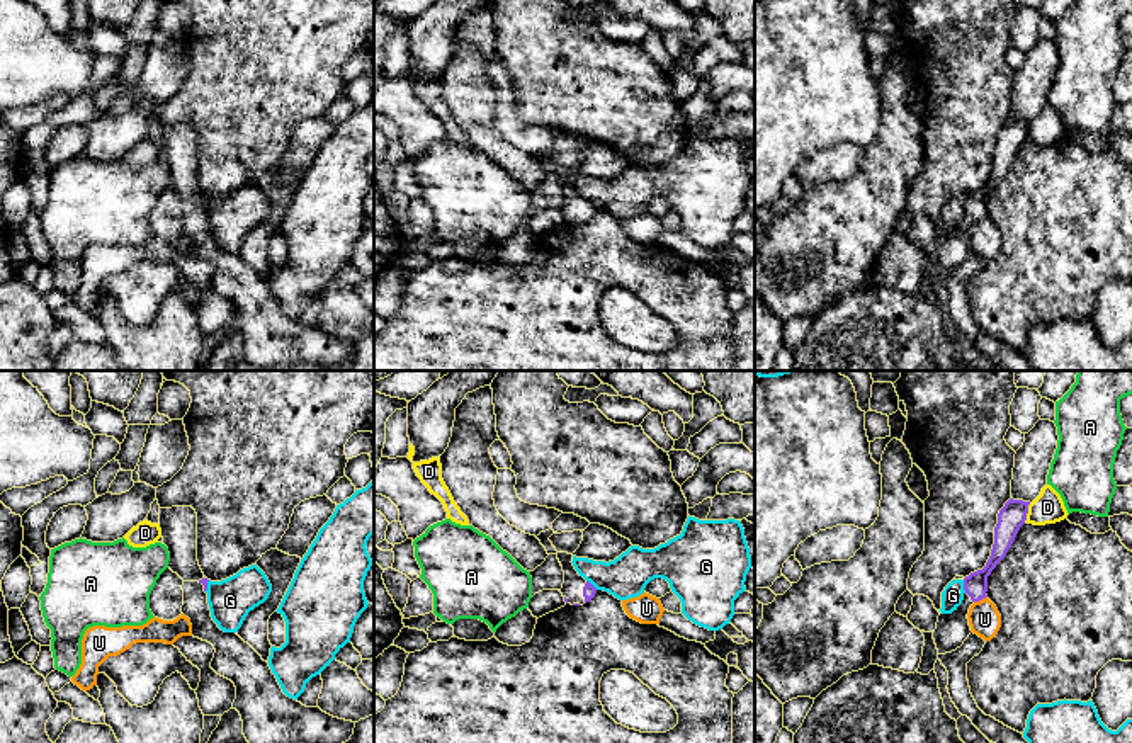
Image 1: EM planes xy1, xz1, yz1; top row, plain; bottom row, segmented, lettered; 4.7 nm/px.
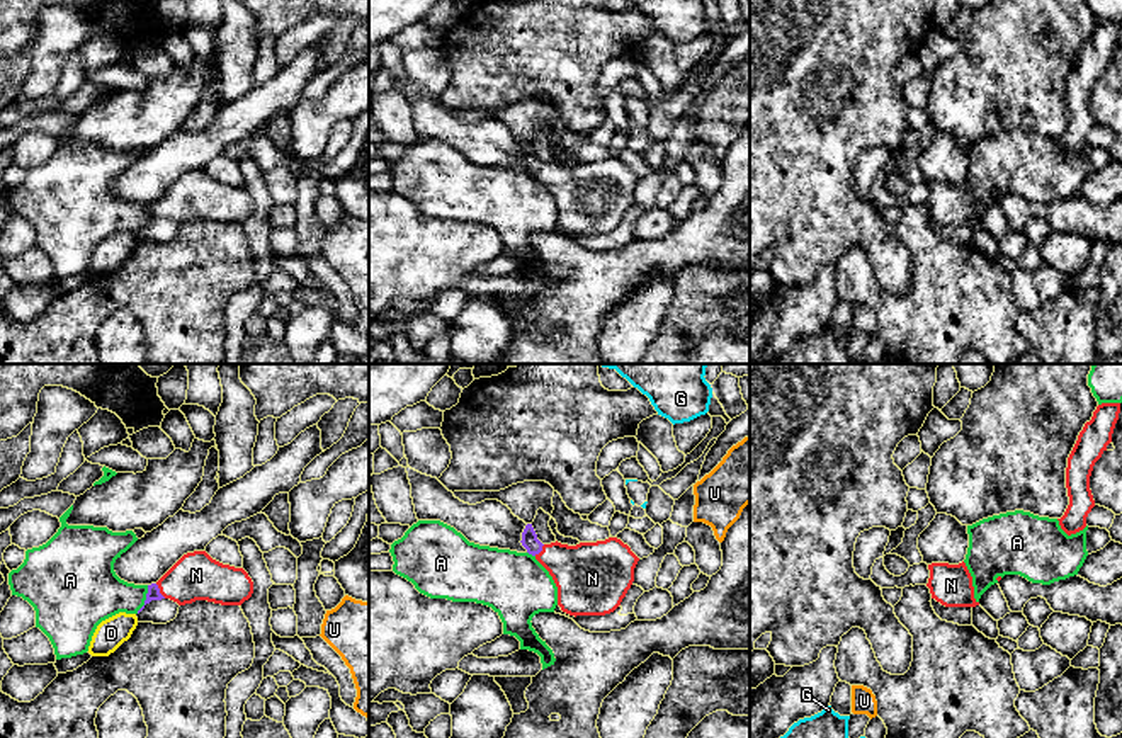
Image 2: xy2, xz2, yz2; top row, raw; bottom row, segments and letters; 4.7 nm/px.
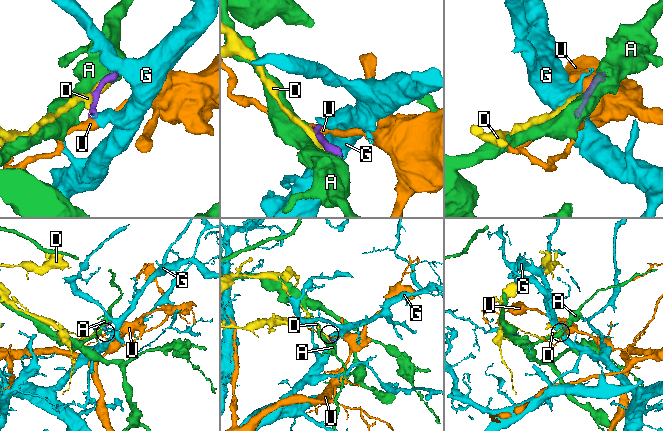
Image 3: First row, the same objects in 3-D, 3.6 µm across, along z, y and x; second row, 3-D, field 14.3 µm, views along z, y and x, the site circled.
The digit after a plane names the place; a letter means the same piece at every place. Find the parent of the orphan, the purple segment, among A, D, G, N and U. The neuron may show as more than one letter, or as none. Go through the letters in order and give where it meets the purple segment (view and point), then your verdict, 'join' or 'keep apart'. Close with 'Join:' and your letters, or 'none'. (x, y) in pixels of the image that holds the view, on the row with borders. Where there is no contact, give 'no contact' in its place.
A: xy2 (147, 599) | keep apart
D: yz1 (1027, 512) | keep apart
G: yz1 (964, 587) | keep apart
N: xy2 (158, 590) | join
U: yz1 (979, 599) | keep apart
Join: N

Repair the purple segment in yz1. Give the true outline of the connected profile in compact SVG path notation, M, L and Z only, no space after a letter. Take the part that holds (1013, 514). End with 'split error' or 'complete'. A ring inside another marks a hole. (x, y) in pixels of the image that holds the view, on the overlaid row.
M1010 498L999 510L994 527L994 544L986 566L964 578L965 593L962 604L952 614L940 612L938 615L933 632L938 655L955 651L972 632L967 619L969 609L974 602L988 597L988 576L1011 547L1020 527L1027 520L1028 505L1030 502Z; split error

